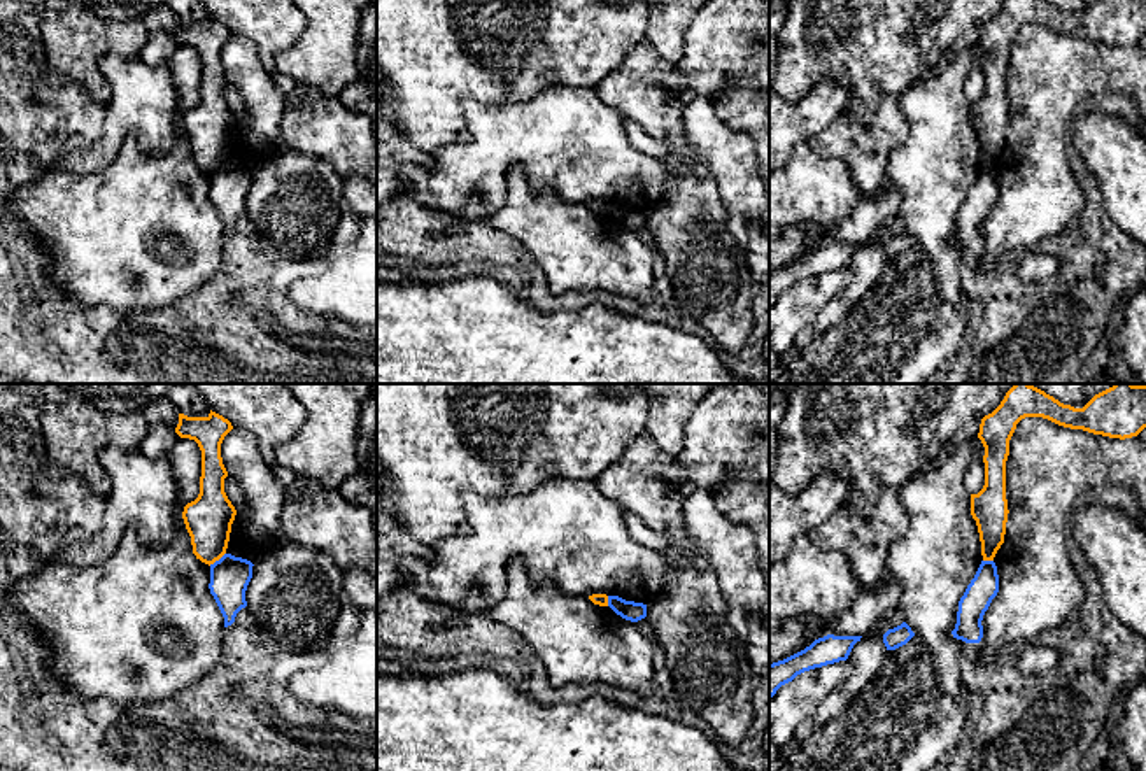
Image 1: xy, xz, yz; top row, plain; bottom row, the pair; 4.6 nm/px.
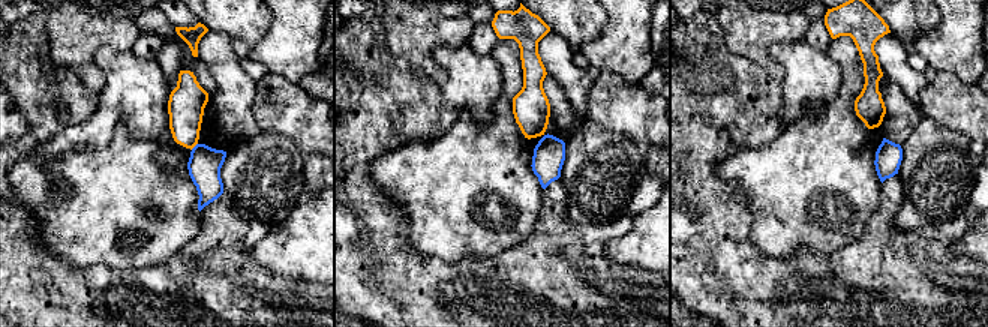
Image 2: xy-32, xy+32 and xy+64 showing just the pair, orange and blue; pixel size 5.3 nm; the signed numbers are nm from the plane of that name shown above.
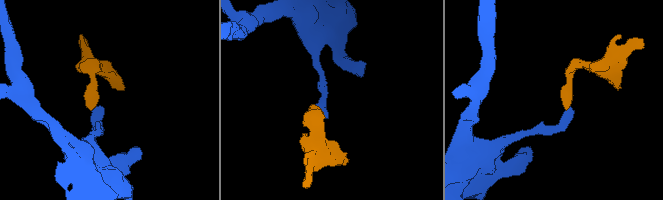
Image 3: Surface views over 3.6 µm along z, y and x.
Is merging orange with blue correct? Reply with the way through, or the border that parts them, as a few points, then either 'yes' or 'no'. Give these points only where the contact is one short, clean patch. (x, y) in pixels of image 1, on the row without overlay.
border along xy (225, 160), (209, 172); no

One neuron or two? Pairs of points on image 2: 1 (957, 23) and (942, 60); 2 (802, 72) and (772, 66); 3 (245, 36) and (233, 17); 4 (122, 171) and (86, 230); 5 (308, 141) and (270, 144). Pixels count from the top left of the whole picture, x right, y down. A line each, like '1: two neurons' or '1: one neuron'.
1: one neuron
2: two neurons
3: one neuron
4: one neuron
5: two neurons

